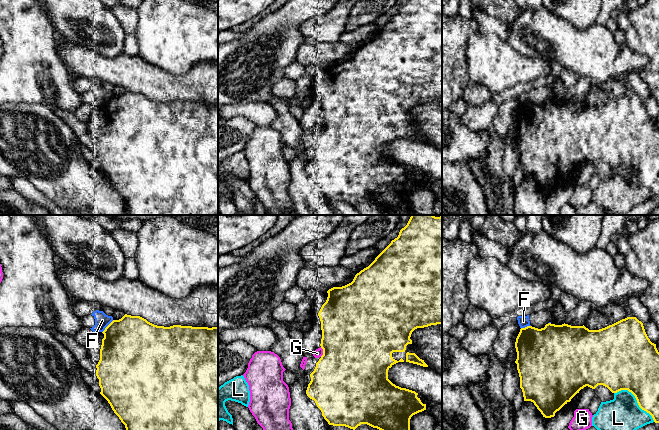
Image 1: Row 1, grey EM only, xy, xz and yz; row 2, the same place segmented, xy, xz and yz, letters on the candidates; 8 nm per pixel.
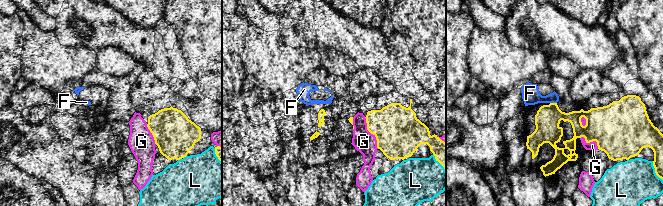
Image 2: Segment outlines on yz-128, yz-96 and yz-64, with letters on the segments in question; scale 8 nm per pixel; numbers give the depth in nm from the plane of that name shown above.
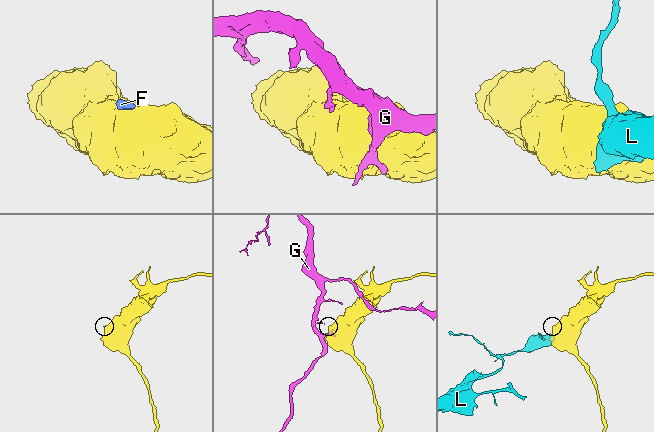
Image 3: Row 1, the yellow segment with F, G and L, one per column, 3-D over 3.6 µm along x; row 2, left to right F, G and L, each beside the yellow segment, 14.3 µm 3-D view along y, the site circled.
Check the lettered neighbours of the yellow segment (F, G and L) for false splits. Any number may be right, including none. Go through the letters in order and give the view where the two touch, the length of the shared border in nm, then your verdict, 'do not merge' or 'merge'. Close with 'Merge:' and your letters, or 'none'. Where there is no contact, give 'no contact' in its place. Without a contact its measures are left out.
F: meets yellow in xy; contact 140 nm long; do not merge
G: meets yellow in xz; contact 80 nm long; do not merge
L: meets yellow in yz; contact 400 nm long; do not merge
Merge: none

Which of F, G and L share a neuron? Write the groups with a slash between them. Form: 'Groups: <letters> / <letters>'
Groups: F / G / L

